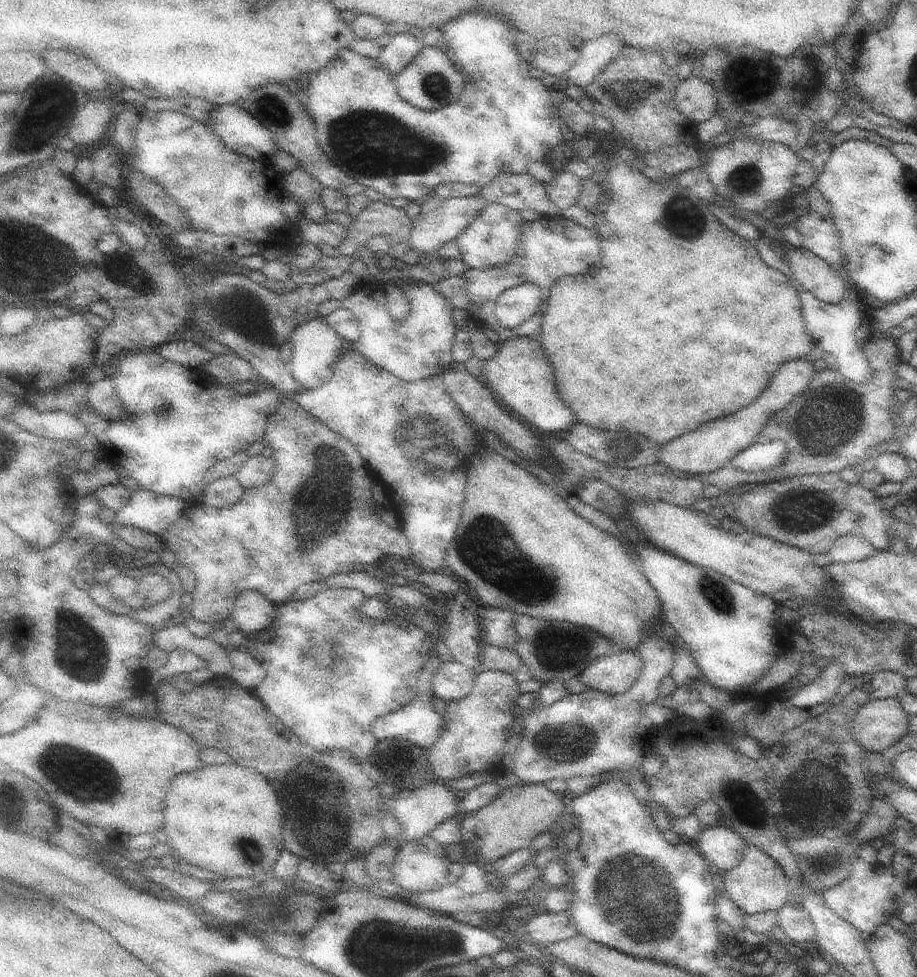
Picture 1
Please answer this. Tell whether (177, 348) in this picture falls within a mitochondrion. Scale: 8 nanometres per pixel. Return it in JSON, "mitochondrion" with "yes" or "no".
{"mitochondrion":"no"}

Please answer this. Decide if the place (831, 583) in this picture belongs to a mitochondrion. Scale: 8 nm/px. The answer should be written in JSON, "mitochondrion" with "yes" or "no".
{"mitochondrion":"no"}

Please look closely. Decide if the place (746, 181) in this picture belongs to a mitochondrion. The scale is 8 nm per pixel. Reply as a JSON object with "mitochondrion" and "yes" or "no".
{"mitochondrion":"yes"}

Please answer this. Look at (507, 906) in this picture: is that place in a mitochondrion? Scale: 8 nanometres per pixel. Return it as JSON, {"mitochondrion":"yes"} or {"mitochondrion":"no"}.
{"mitochondrion":"no"}

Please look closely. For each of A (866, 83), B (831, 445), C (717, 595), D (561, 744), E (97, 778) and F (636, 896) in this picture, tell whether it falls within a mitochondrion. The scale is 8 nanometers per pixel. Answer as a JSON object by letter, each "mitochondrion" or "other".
{"A":"other","B":"mitochondrion","C":"mitochondrion","D":"mitochondrion","E":"mitochondrion","F":"mitochondrion"}

